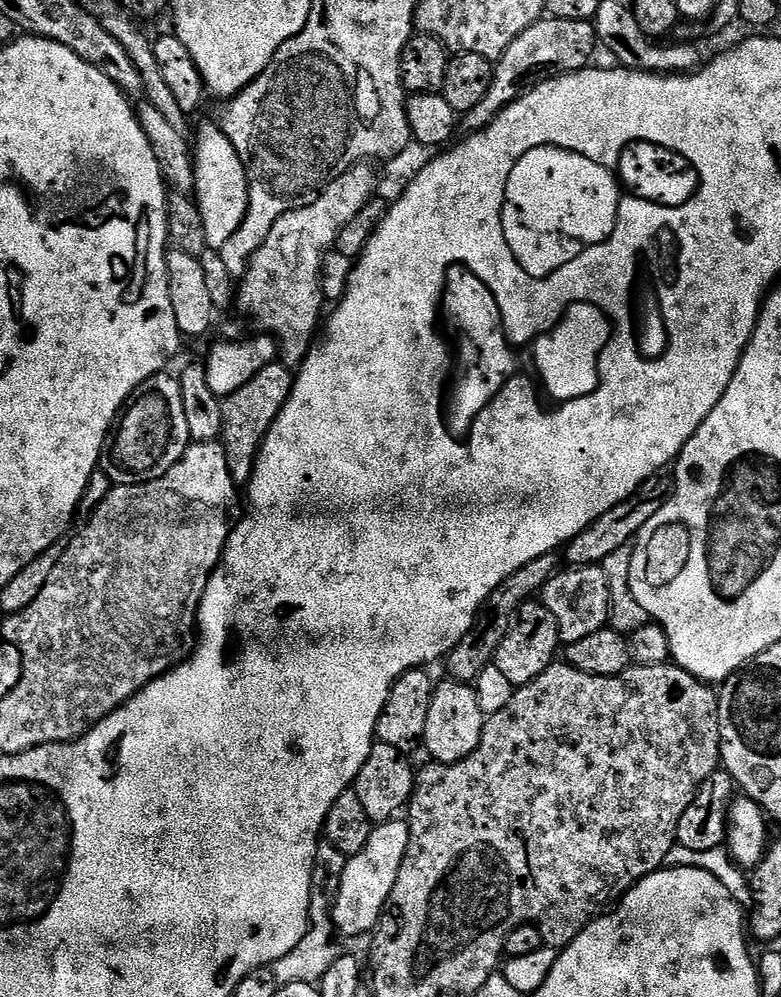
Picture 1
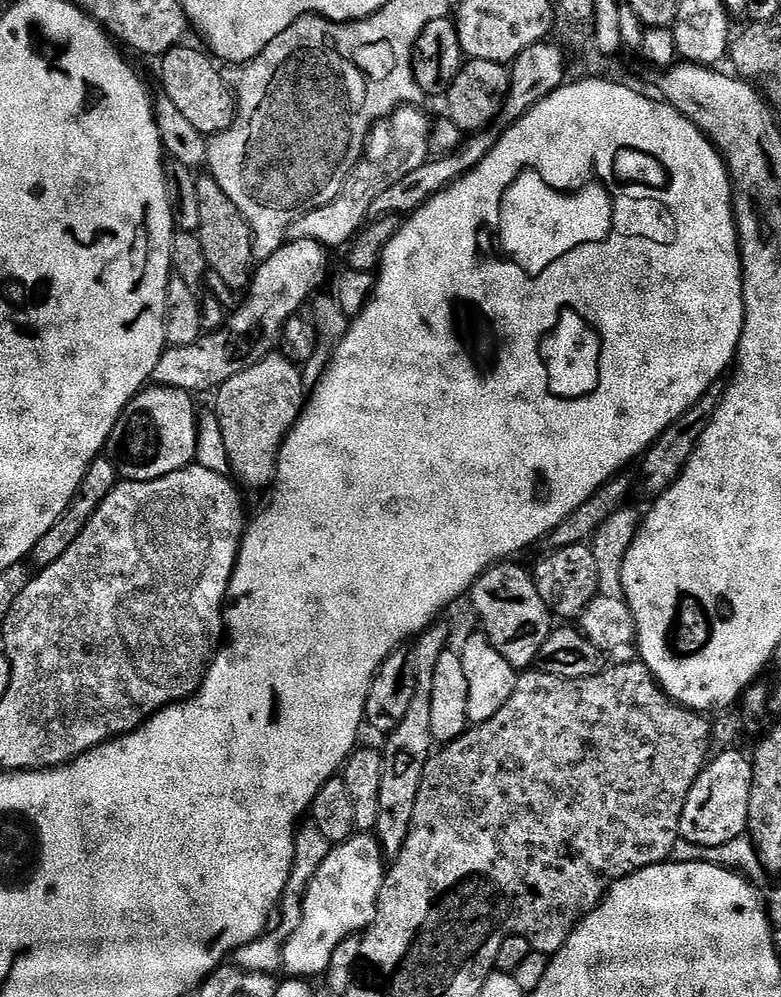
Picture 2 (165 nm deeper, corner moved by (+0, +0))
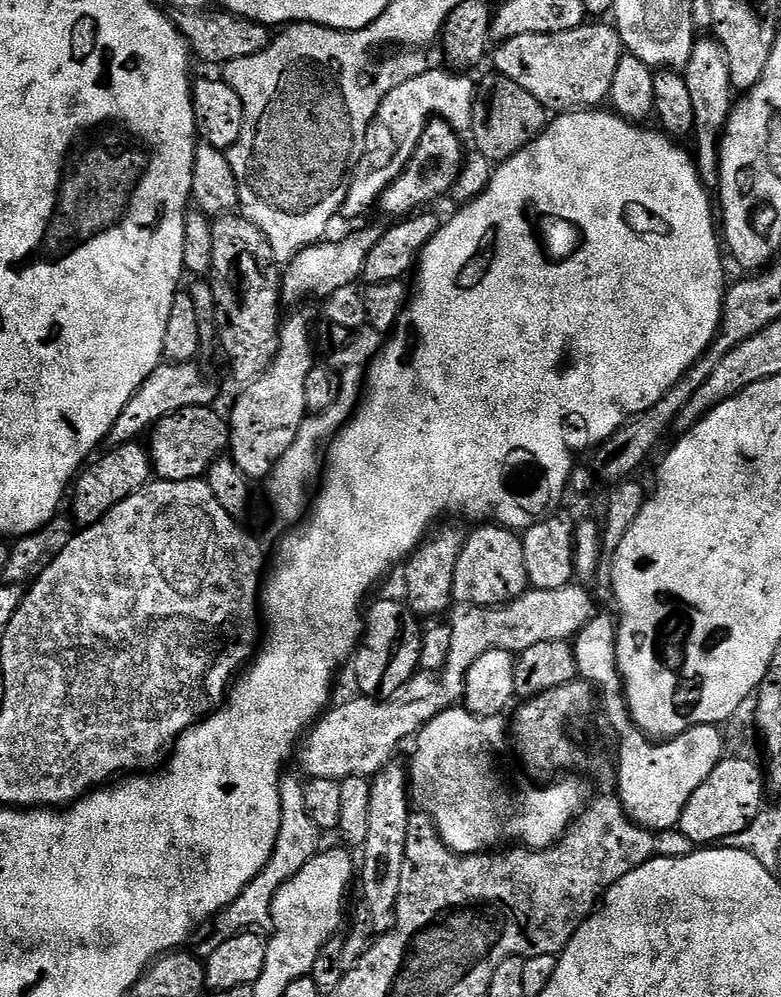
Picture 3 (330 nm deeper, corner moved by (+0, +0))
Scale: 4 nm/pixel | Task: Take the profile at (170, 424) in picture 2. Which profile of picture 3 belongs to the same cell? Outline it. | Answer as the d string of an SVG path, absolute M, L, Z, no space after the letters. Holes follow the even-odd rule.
M212 406L178 410L155 424L150 432L150 455L153 473L159 479L174 482L199 480L207 473L208 467L228 448L230 424L225 417L223 420L216 410Z

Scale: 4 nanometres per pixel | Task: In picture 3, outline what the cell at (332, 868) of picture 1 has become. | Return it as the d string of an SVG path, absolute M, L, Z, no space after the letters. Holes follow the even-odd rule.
M284 774L280 777L282 822L278 830L278 842L274 846L266 866L250 881L246 890L242 890L242 894L238 894L238 898L234 898L234 902L230 902L228 908L224 908L211 922L199 929L198 935L195 937L197 940L194 951L201 958L214 954L214 950L218 950L218 946L222 946L222 942L234 938L239 932L263 929L263 924L267 925L272 919L272 907L278 890L287 880L294 878L294 874L298 874L298 870L302 870L302 866L306 866L306 862L310 862L318 855L322 833L314 826L310 814L306 814L308 803L304 793L305 781L299 775L296 775L297 777L288 775Z

